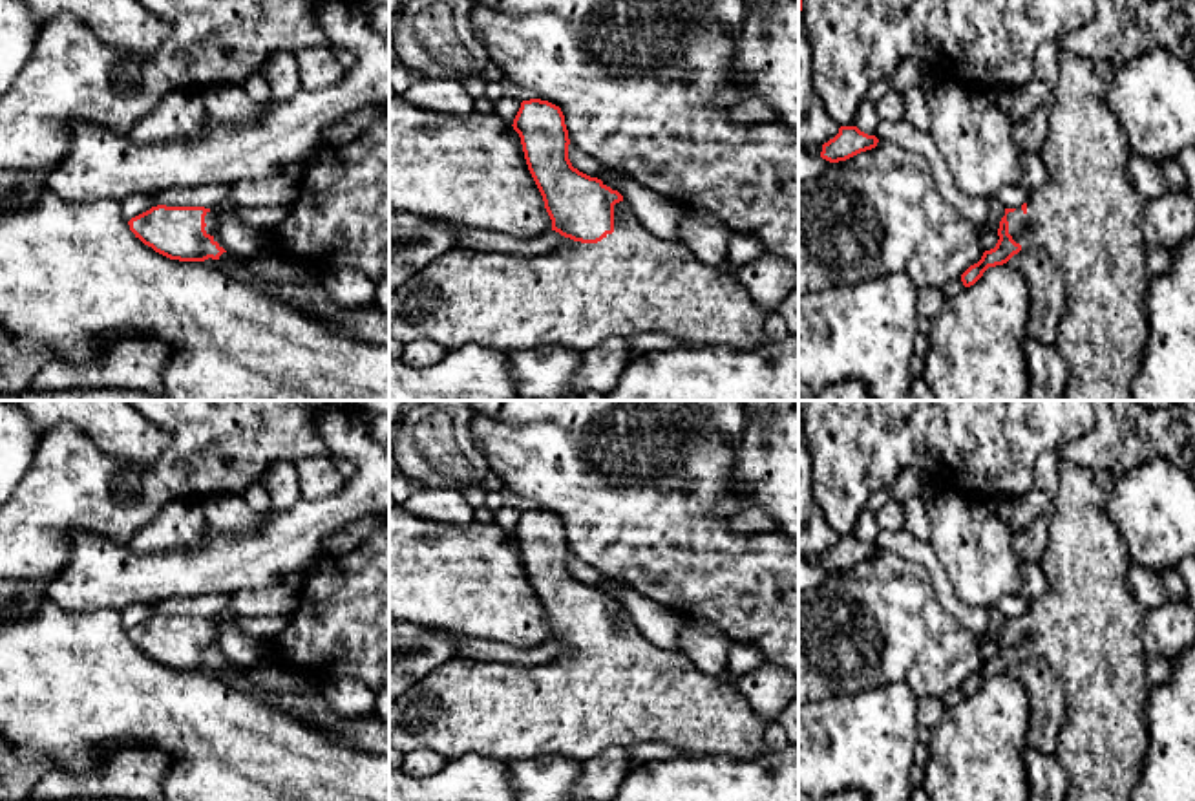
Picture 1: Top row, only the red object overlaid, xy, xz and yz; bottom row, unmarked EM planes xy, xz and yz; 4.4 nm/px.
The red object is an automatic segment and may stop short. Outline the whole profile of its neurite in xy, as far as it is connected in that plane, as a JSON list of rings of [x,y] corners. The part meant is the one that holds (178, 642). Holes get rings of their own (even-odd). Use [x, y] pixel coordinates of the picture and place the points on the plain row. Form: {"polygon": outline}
{"polygon": [[[157,614],[128,631],[155,662],[179,671],[232,669],[216,644],[219,620]]]}

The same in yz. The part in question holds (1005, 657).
{"polygon": [[[1060,463],[1058,490],[1045,510],[1047,549],[1040,560],[1045,593],[1029,600],[1018,618],[1005,618],[998,653],[970,675],[961,691],[974,695],[989,677],[1007,673],[1027,657],[1051,664],[1065,686],[1065,722],[1056,757],[1069,772],[1065,801],[1133,801],[1149,746],[1146,647],[1142,607],[1127,587],[1127,545],[1109,516],[1107,497],[1120,477],[1118,468],[1096,472]]]}

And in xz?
{"polygon": [[[541,508],[523,510],[512,536],[521,547],[552,640],[572,653],[534,668],[466,657],[444,662],[389,708],[391,748],[402,753],[429,748],[448,761],[466,753],[502,761],[541,755],[588,761],[610,746],[643,742],[738,761],[767,752],[764,733],[769,721],[751,708],[736,682],[703,673],[682,651],[654,646],[640,635],[618,600],[572,576],[559,516]]]}

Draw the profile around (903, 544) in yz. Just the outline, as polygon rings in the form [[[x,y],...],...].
[[[904,529],[881,530],[875,547],[919,563],[930,574],[934,593],[943,609],[948,611],[970,633],[983,638],[989,625],[989,609],[967,605],[957,598],[952,582],[928,539],[915,538]]]

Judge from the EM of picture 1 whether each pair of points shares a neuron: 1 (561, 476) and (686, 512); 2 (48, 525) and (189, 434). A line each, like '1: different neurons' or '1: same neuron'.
1: same neuron
2: same neuron

